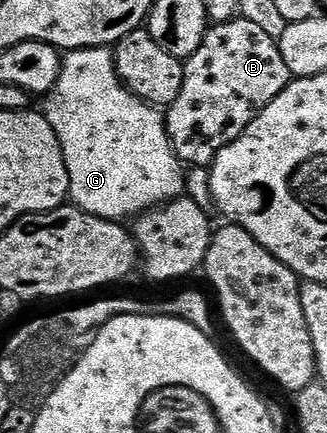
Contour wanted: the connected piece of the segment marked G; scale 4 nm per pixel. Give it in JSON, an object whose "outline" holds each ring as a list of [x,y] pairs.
{"outline":[[[98,46],[66,51],[62,60],[57,84],[45,96],[47,103],[41,110],[53,132],[57,132],[57,144],[61,144],[61,156],[65,156],[69,172],[69,198],[73,205],[98,218],[122,223],[127,220],[123,218],[134,220],[145,211],[180,197],[185,190],[185,166],[169,140],[166,117],[156,107],[142,102],[120,80],[114,53],[108,47]]]}

